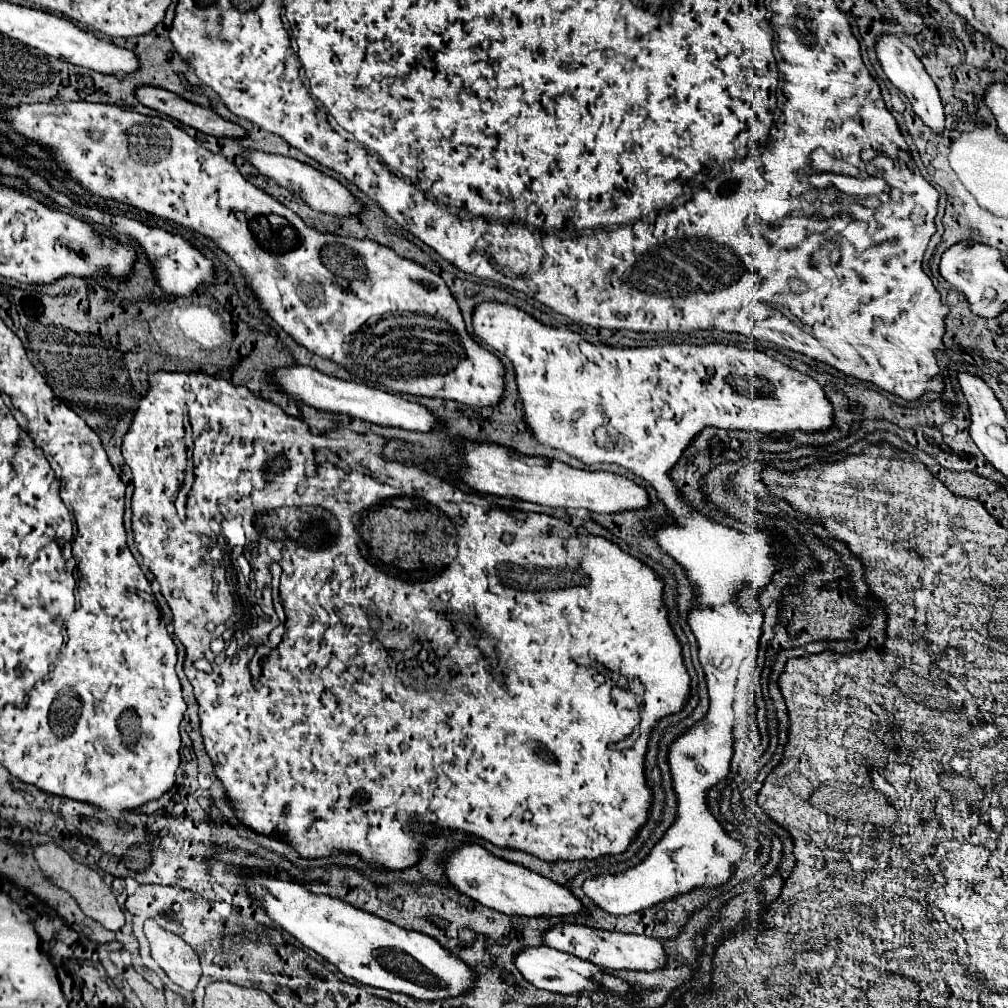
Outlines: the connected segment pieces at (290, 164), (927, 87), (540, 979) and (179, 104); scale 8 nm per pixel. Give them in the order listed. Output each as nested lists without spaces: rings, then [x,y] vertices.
[[[249,148],[245,152],[241,152],[241,156],[245,162],[255,166],[263,176],[273,178],[279,186],[283,186],[289,192],[293,192],[295,196],[299,196],[303,202],[307,202],[317,212],[327,212],[327,214],[335,214],[335,216],[349,216],[349,214],[359,214],[359,210],[361,210],[361,204],[351,196],[351,192],[345,186],[341,186],[335,178],[315,170],[313,166],[309,166],[305,162],[299,162],[289,156],[267,154],[267,152],[249,150]]]
[[[881,34],[879,36],[879,42],[875,42],[875,54],[883,66],[883,72],[885,76],[891,80],[891,84],[895,88],[899,88],[907,98],[909,102],[913,104],[913,110],[917,116],[921,116],[921,120],[933,130],[933,132],[943,132],[945,128],[945,114],[943,114],[943,104],[939,100],[939,94],[937,94],[937,86],[935,82],[931,80],[931,76],[925,72],[921,60],[915,56],[915,52],[903,44],[897,36],[893,34]]]
[[[525,946],[525,950],[521,950],[513,956],[513,960],[515,960],[517,970],[523,974],[523,978],[543,990],[561,992],[561,994],[575,994],[575,992],[589,994],[593,990],[603,990],[603,988],[619,992],[619,994],[631,992],[631,986],[627,982],[623,982],[621,978],[605,974],[603,970],[599,970],[599,966],[595,966],[587,960],[581,960],[573,954],[565,954],[565,952],[547,948],[547,946],[529,946],[529,948]]]
[[[139,86],[139,88],[135,88],[135,98],[141,104],[145,104],[169,118],[179,120],[181,124],[197,128],[205,134],[227,136],[227,138],[245,136],[245,130],[241,126],[227,122],[221,116],[217,116],[213,110],[191,104],[189,100],[183,100],[181,96],[177,96],[169,90],[161,90],[157,86]]]

